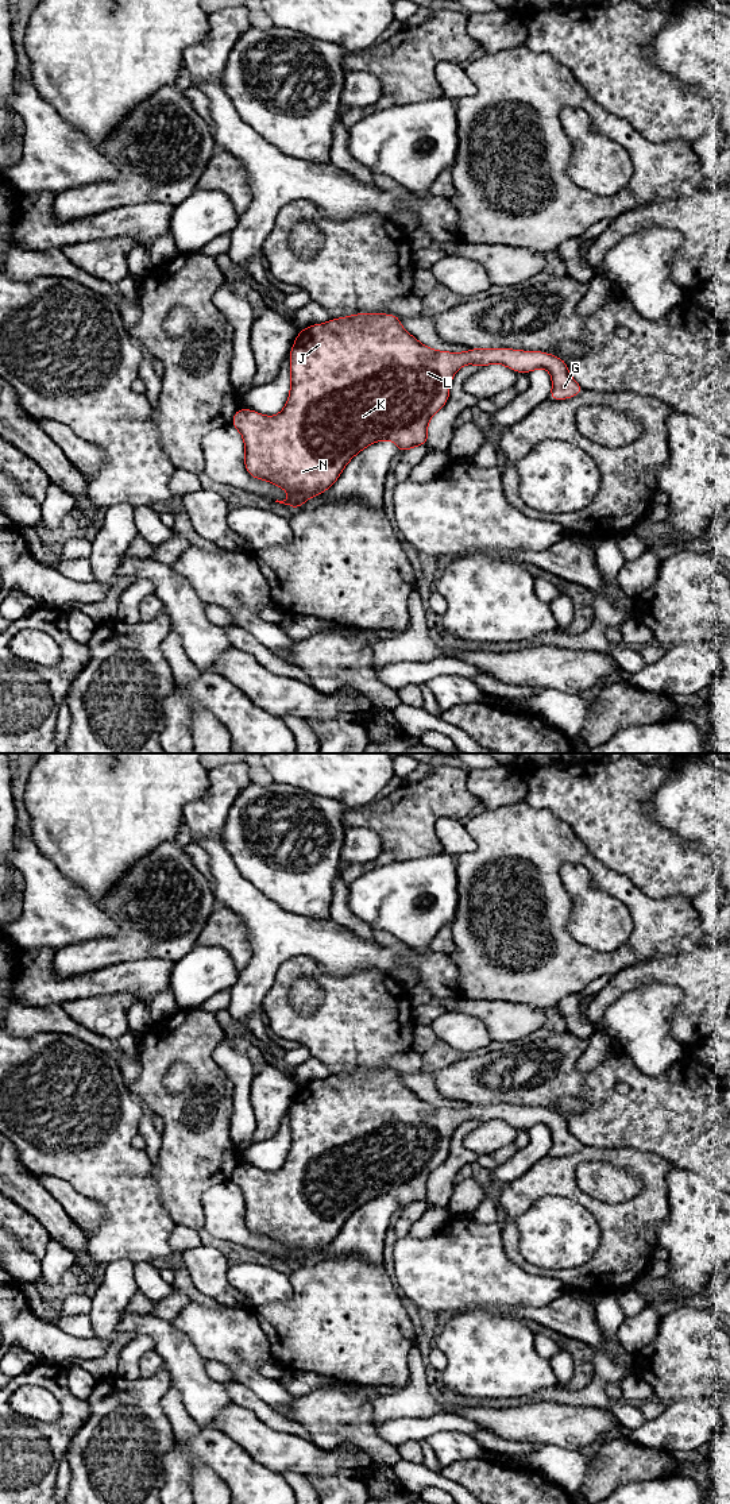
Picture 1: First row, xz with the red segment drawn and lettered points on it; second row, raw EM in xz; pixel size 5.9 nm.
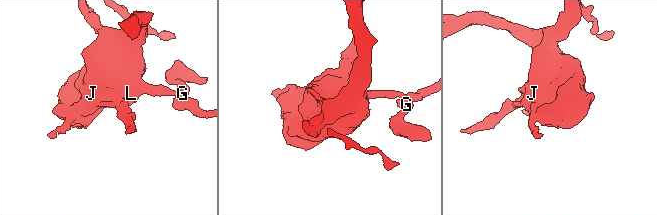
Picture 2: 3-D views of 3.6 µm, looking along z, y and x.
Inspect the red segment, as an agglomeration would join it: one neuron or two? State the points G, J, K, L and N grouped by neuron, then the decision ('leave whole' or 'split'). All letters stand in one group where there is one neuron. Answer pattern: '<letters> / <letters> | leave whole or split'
G J K L N | leave whole

